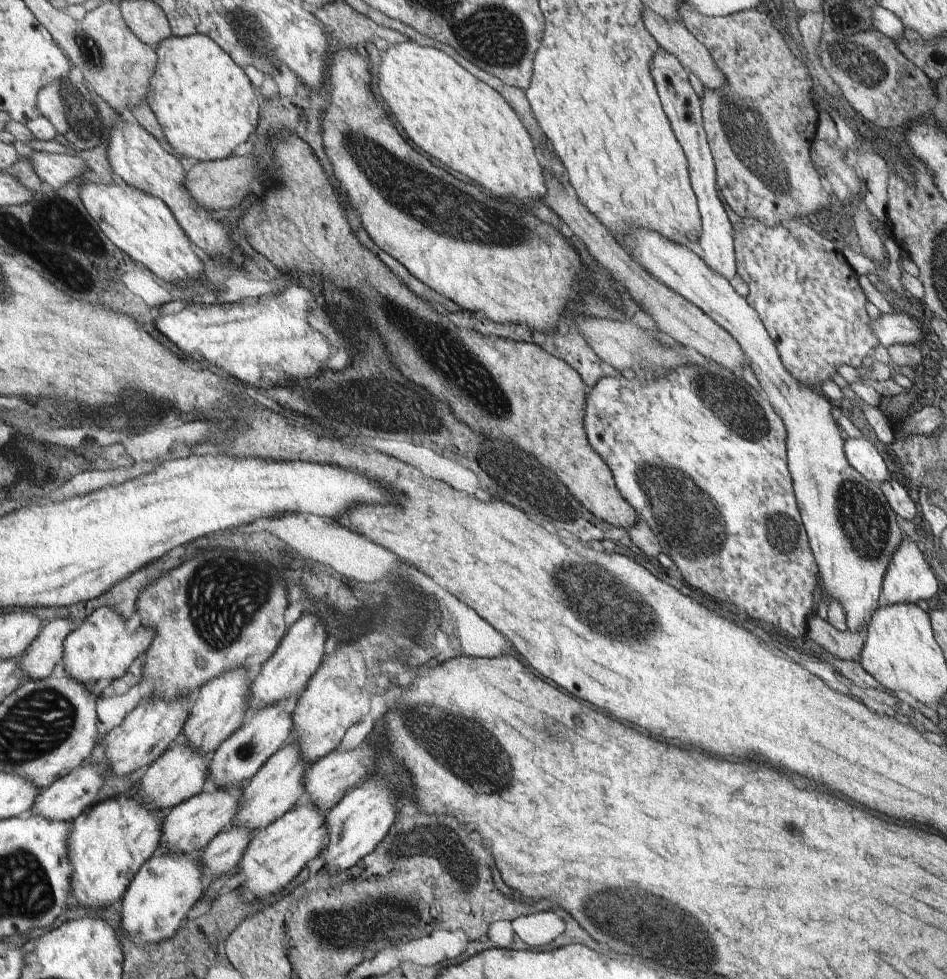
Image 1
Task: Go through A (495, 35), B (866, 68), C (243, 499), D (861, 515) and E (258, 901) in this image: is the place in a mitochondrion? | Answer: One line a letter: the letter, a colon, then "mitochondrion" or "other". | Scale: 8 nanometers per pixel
A: mitochondrion
B: mitochondrion
C: other
D: mitochondrion
E: other

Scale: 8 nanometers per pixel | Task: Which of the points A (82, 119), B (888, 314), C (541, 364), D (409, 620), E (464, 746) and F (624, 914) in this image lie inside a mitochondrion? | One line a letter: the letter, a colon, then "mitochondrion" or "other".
A: mitochondrion
B: other
C: other
D: mitochondrion
E: mitochondrion
F: mitochondrion

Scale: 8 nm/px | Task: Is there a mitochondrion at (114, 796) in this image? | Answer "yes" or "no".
no

